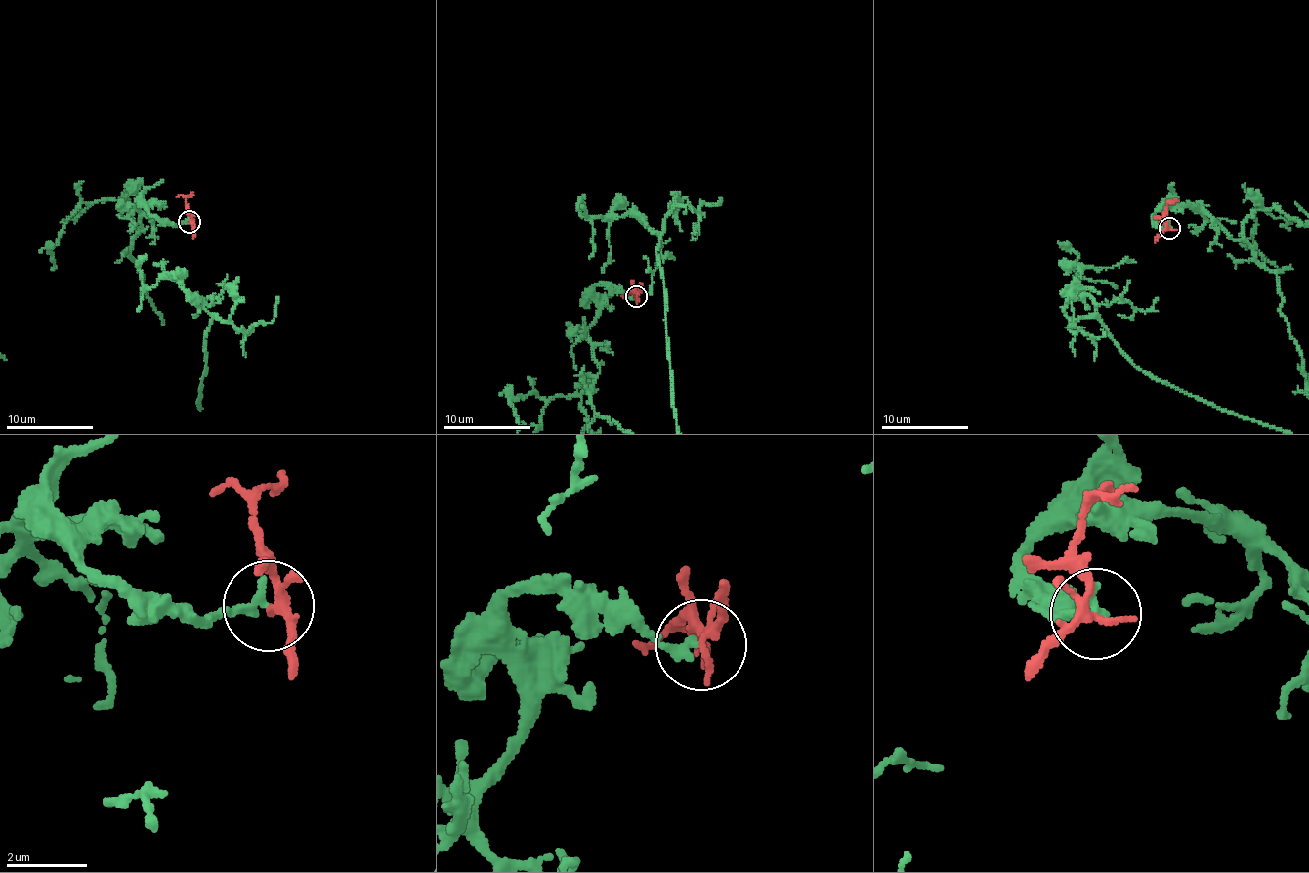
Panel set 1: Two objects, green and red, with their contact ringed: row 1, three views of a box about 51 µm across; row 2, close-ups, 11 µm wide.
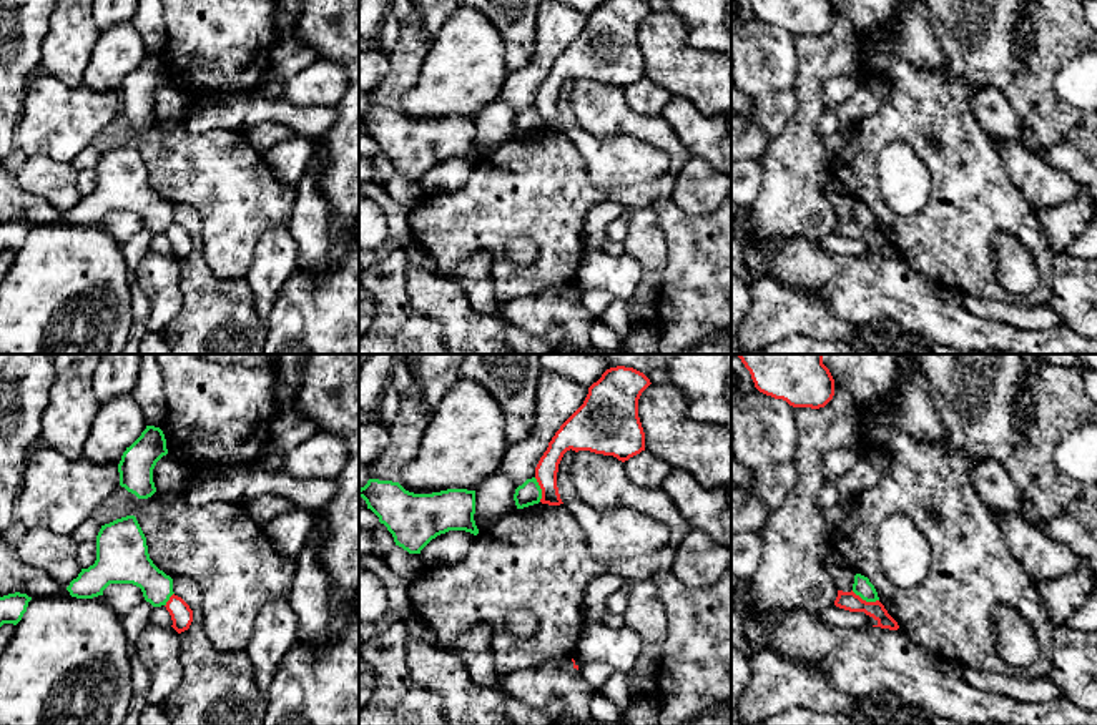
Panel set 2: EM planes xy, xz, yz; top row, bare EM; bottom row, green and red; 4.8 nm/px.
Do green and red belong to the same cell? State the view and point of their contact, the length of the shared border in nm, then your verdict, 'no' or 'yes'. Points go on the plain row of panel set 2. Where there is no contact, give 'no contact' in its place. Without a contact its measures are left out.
yz (865, 226) | 140 nm | no

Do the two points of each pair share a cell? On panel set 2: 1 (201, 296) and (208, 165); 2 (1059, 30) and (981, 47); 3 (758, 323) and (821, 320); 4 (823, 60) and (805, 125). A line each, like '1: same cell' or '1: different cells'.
1: different cells
2: different cells
3: same cell
4: same cell

